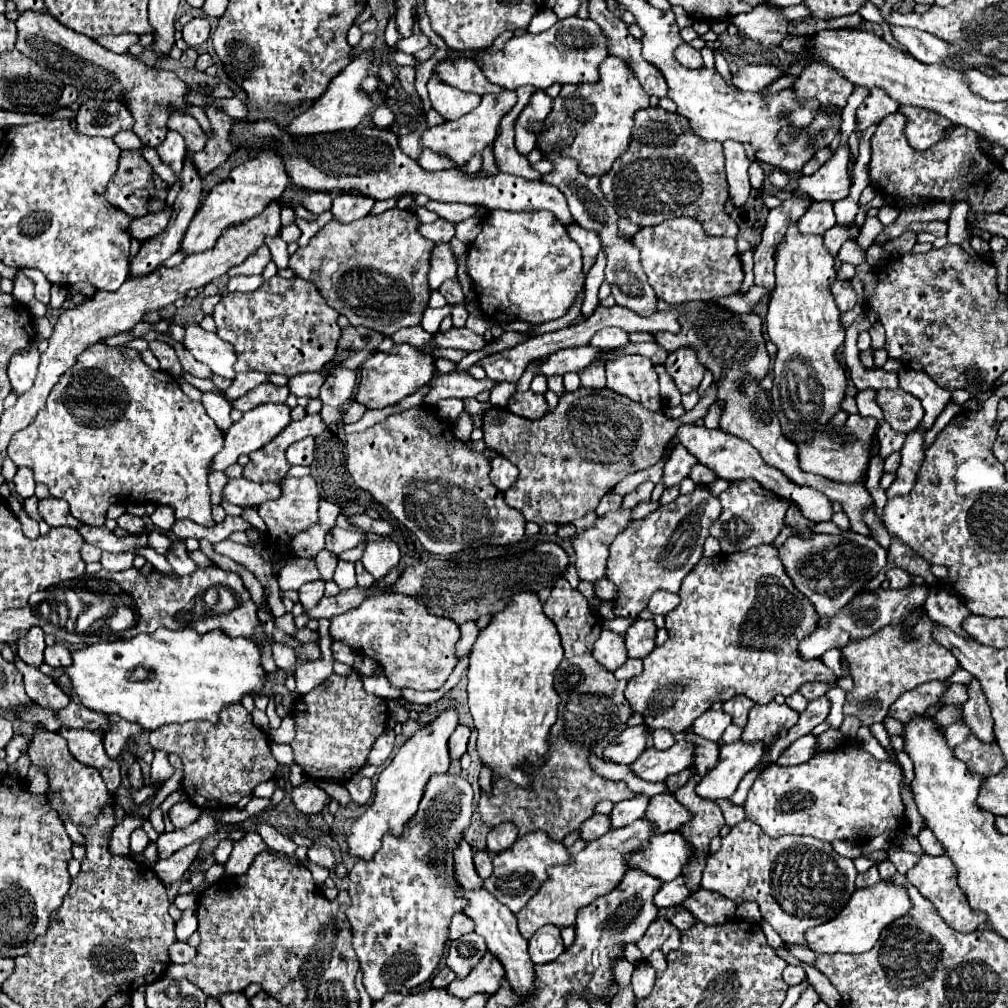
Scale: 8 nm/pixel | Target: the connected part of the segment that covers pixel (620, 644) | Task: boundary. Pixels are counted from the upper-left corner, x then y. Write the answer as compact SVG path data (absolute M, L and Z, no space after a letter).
M602 630L598 642L594 644L592 656L598 660L600 666L604 666L608 672L618 670L620 666L624 666L624 662L628 660L626 652L624 652L624 636L610 632L610 630Z

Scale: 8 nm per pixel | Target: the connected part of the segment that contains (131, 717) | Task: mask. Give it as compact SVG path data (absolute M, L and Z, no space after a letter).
M158 628L152 634L136 634L130 640L100 642L72 652L72 666L58 668L52 680L68 676L68 690L78 696L88 710L102 714L116 714L128 722L140 724L144 730L156 730L162 724L184 724L188 720L216 722L220 708L240 702L244 694L258 694L266 682L266 672L260 666L258 644L246 638L228 638L222 632L198 634L192 628L166 630Z

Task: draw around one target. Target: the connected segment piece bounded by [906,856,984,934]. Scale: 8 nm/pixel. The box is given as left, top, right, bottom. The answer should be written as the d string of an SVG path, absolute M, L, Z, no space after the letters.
M922 856L920 864L916 868L912 868L912 872L908 872L906 876L920 890L920 894L934 904L938 916L950 928L966 934L966 932L972 932L972 928L978 928L978 924L984 922L984 914L972 912L972 908L968 908L968 900L964 896L964 892L960 892L960 886L958 886L958 880L956 880L956 866L952 864L952 860L948 856Z

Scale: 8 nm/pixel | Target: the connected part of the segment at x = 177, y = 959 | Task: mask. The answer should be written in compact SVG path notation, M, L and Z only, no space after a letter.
M176 942L168 948L170 962L174 964L186 964L196 956L196 948L192 948L188 942Z

